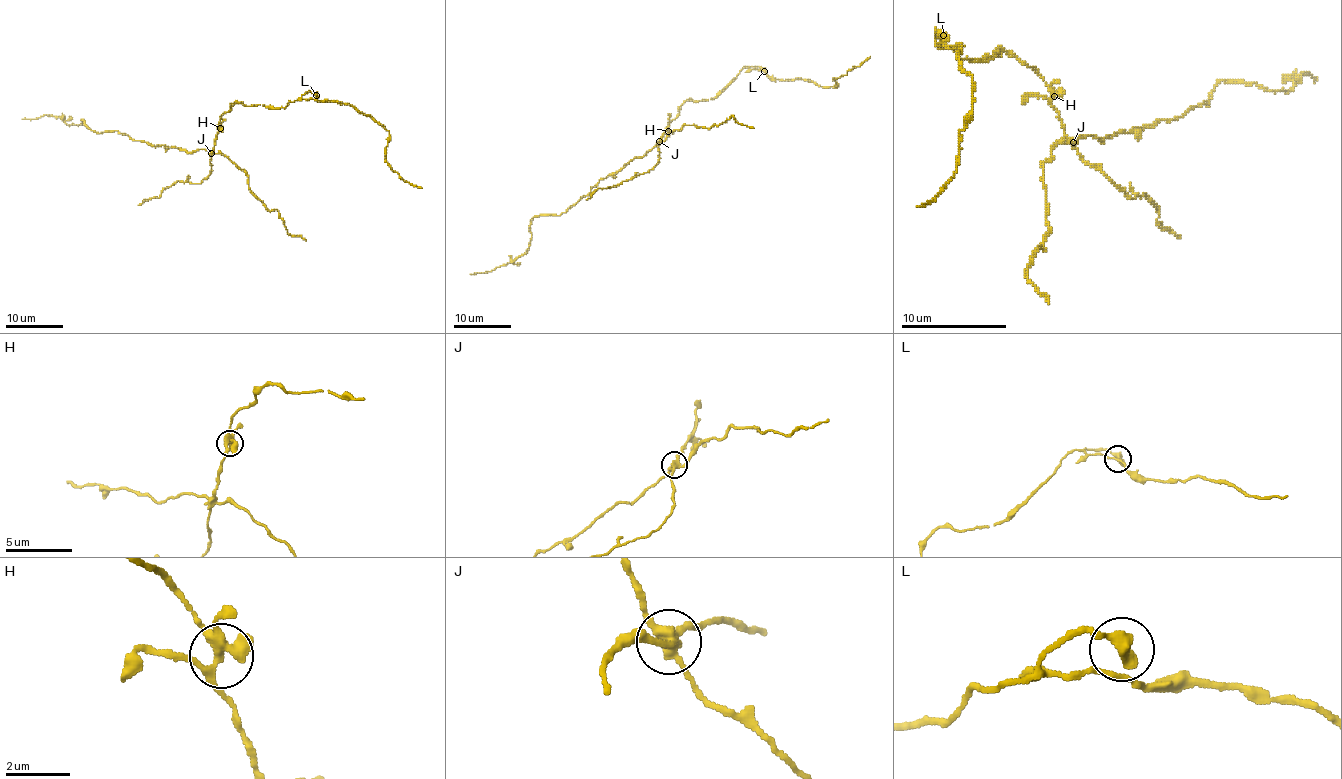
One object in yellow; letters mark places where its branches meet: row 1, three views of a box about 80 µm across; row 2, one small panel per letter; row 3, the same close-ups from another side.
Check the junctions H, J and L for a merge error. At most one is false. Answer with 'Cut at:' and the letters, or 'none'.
Cut at: J

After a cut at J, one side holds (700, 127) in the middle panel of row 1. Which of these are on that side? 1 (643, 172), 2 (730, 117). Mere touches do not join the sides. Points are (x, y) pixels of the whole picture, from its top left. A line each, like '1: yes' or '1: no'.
1: no
2: yes

